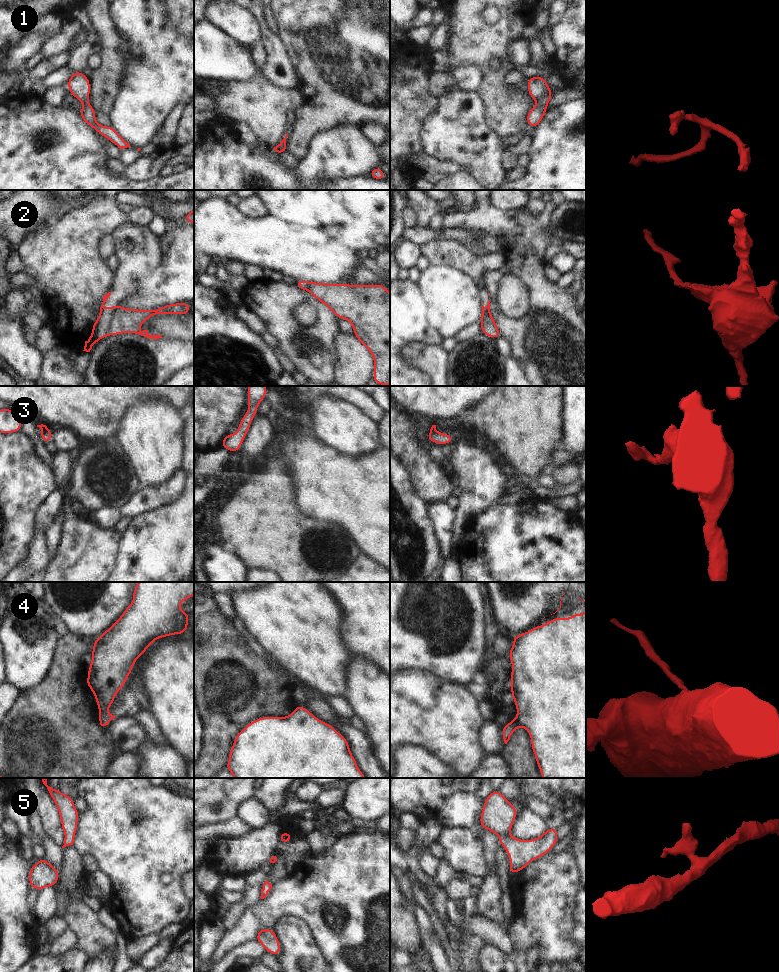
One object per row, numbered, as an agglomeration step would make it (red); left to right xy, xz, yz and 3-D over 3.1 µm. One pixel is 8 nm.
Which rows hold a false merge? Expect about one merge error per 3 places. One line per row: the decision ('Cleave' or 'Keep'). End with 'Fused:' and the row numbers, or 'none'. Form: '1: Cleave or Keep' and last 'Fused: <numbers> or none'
1: Keep
2: Cleave
3: Keep
4: Keep
5: Keep
Fused: 2

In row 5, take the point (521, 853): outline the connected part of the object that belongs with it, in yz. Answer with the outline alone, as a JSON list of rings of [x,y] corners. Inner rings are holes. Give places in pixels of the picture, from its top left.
[[[493,790],[484,800],[480,815],[482,829],[499,836],[500,845],[506,850],[509,859],[509,873],[521,872],[532,860],[541,858],[550,852],[558,842],[557,828],[548,828],[536,839],[520,840],[511,836],[511,830],[517,807],[512,806],[499,790]]]

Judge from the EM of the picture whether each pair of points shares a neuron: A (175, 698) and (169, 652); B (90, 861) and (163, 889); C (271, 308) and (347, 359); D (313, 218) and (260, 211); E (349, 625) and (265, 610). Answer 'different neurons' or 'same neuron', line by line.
A: same neuron
B: different neurons
C: different neurons
D: different neurons
E: different neurons

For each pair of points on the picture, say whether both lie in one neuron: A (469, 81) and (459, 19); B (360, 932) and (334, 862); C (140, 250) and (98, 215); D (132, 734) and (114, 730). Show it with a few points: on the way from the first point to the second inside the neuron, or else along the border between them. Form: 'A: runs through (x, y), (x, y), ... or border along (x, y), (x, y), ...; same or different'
A: border along (454, 70), (461, 62), (474, 62), (484, 78); different
B: runs through (360, 915), (360, 888), (351, 879); same
C: border along (120, 223), (111, 232); different
D: runs through (128, 733), (118, 730); same

